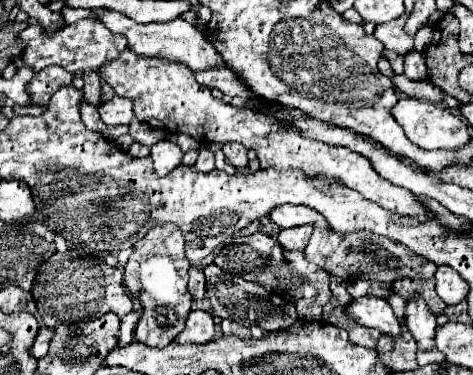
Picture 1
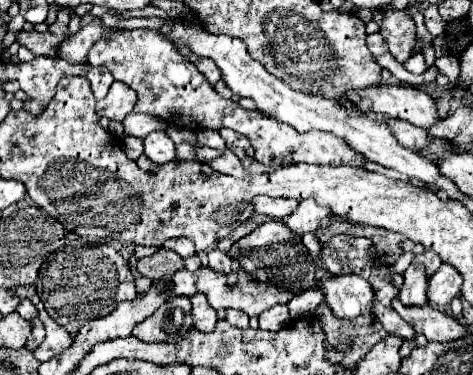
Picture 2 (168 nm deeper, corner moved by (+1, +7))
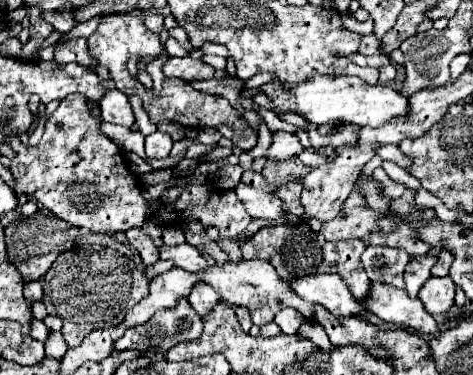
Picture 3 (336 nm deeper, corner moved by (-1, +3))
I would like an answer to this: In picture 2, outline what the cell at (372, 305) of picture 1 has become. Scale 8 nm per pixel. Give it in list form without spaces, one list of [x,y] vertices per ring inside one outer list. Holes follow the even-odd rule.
[[[339,274],[331,276],[325,282],[317,282],[315,286],[323,292],[325,304],[333,310],[337,318],[355,318],[361,314],[371,314],[373,290],[367,280],[353,274]]]

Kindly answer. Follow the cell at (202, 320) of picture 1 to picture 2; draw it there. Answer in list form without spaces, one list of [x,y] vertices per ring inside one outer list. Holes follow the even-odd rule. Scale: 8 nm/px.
[[[197,292],[195,296],[191,296],[191,304],[193,304],[193,328],[201,332],[211,332],[217,322],[217,312],[207,302],[207,296],[201,296],[201,292]]]

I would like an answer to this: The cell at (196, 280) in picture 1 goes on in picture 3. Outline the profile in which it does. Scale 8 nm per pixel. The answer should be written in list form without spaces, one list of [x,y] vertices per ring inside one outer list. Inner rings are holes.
[[[181,244],[181,246],[163,246],[159,250],[159,260],[171,260],[175,262],[175,266],[187,270],[187,272],[199,272],[207,266],[203,254],[189,244]]]

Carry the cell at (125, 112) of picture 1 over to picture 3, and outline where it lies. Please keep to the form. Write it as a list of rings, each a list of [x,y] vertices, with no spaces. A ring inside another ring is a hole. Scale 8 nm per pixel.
[[[121,90],[105,92],[105,96],[99,100],[99,108],[101,108],[103,122],[121,124],[125,128],[133,126],[135,118],[133,118],[133,110],[129,104],[129,96],[123,94]]]

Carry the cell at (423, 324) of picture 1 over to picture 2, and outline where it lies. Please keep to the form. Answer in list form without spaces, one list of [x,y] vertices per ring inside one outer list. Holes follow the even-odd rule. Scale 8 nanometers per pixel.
[[[411,264],[403,276],[405,282],[399,290],[399,300],[405,306],[427,306],[427,276],[423,264]]]

